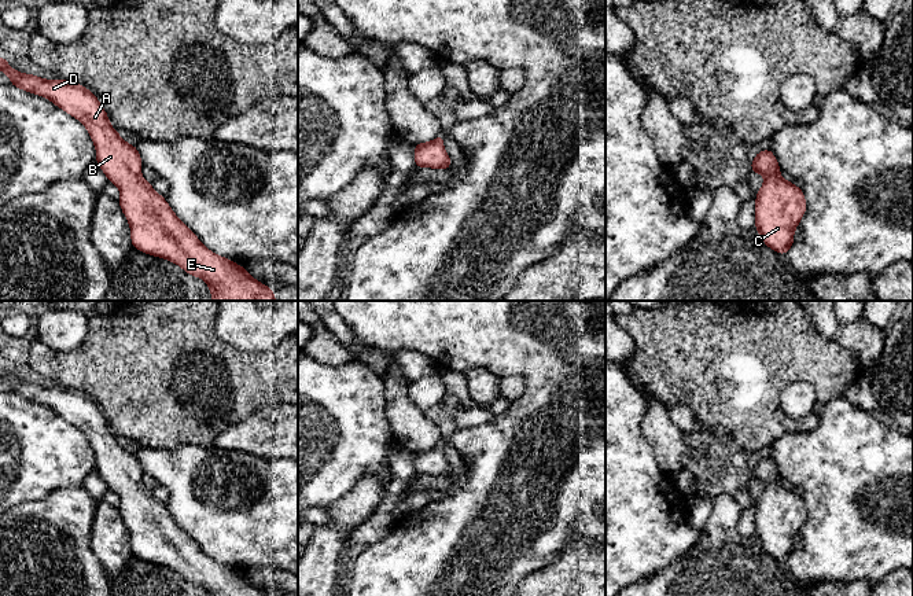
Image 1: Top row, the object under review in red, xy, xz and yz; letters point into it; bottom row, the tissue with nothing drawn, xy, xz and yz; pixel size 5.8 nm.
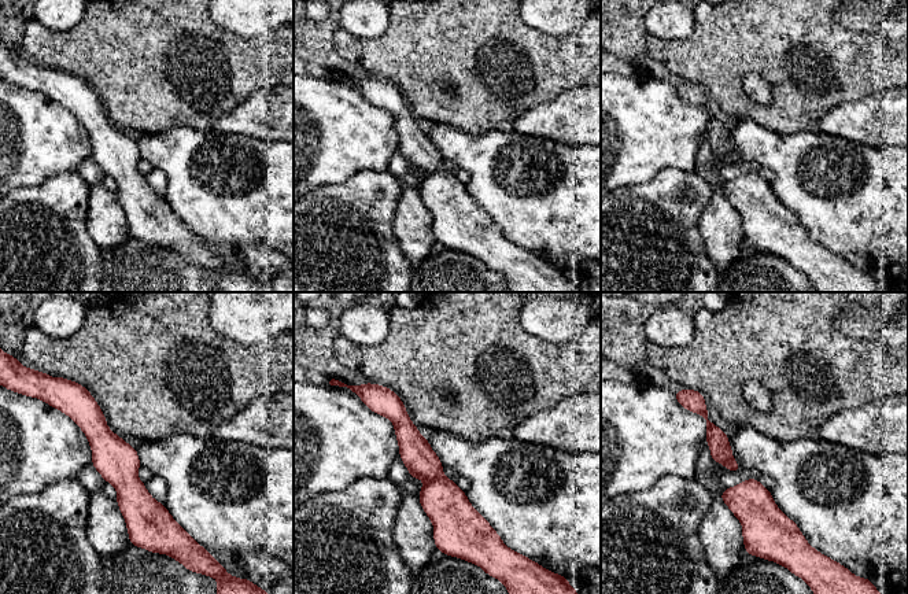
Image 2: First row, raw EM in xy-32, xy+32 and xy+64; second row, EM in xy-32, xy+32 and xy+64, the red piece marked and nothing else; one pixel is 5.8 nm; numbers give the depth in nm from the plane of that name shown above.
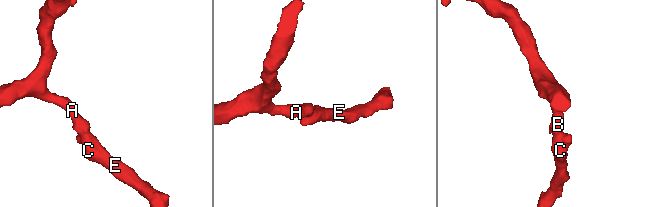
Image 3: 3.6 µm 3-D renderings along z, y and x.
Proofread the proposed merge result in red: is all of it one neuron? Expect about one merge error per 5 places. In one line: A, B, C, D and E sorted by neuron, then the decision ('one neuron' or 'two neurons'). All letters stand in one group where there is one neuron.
A B C D E; one neuron

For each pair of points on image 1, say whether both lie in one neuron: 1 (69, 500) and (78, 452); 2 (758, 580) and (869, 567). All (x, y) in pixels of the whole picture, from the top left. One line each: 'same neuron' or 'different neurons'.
1: different neurons
2: different neurons

